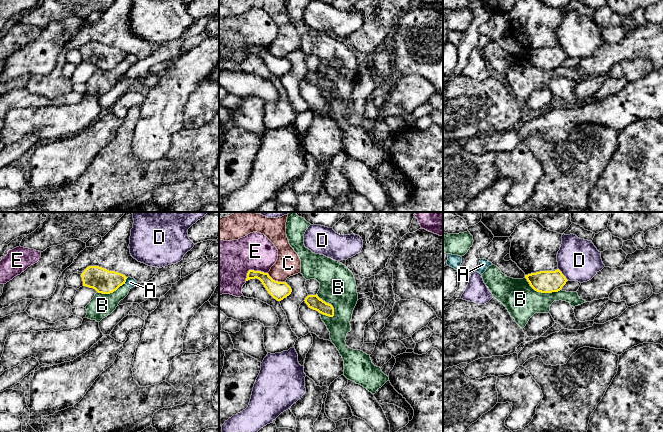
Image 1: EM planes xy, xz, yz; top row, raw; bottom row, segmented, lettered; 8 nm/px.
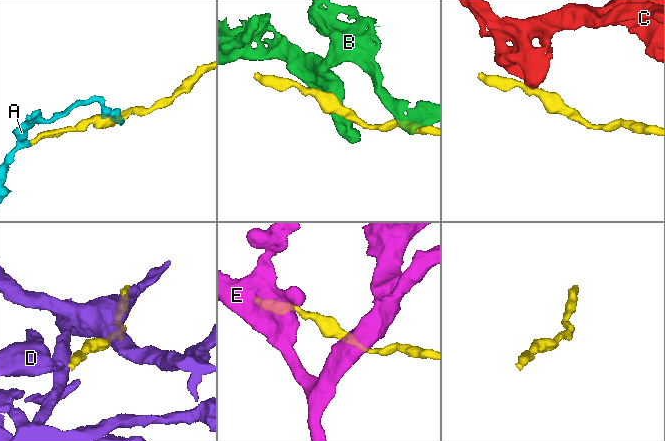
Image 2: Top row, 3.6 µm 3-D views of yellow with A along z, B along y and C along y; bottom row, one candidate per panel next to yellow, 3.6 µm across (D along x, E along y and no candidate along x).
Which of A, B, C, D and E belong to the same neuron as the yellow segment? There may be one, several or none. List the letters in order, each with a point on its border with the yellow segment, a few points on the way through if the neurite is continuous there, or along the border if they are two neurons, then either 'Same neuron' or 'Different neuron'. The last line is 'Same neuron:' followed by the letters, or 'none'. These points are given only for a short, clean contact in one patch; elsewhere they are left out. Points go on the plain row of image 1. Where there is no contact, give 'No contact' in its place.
A: Touches yellow at xy (125, 56). Different neuron
B: Touches yellow at xz (330, 80). Different neuron
C: Touches yellow at xz (276, 57). Boundary: xz (267, 49), (273, 55), (285, 58). Different neuron
D: Touches yellow at yz (562, 50). Different neuron
E: Touches yellow at xz (253, 46). Different neuron
Same neuron: none

